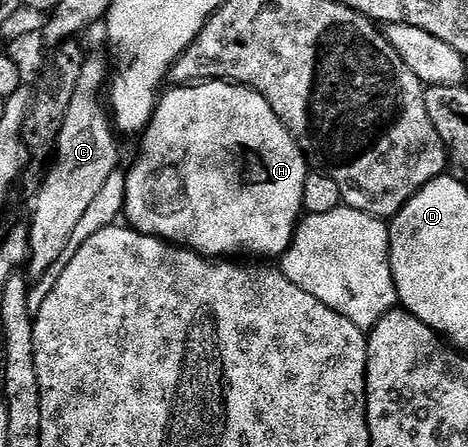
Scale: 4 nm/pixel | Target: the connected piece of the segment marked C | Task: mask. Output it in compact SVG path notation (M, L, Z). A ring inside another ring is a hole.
M95 57L88 58L87 62L83 64L83 69L81 71L81 77L77 81L77 89L73 93L73 101L69 105L69 113L65 117L65 121L63 122L63 128L61 129L61 133L59 134L59 142L57 144L57 158L50 164L49 170L46 172L43 186L39 189L39 194L34 196L33 203L35 203L35 231L33 227L33 239L36 244L39 243L44 247L47 251L52 251L52 253L60 252L63 247L66 245L66 242L69 241L69 237L74 236L74 231L77 229L77 225L80 224L81 217L84 216L86 212L88 212L89 205L92 204L94 200L97 198L97 193L101 192L101 189L105 186L105 181L108 181L110 175L114 173L115 169L120 166L121 161L119 161L119 143L115 140L115 131L116 128L113 126L111 128L111 123L107 120L107 115L103 112L103 103L99 100L99 90L106 88L109 83L109 71L107 75L107 63L103 59L95 59Z

